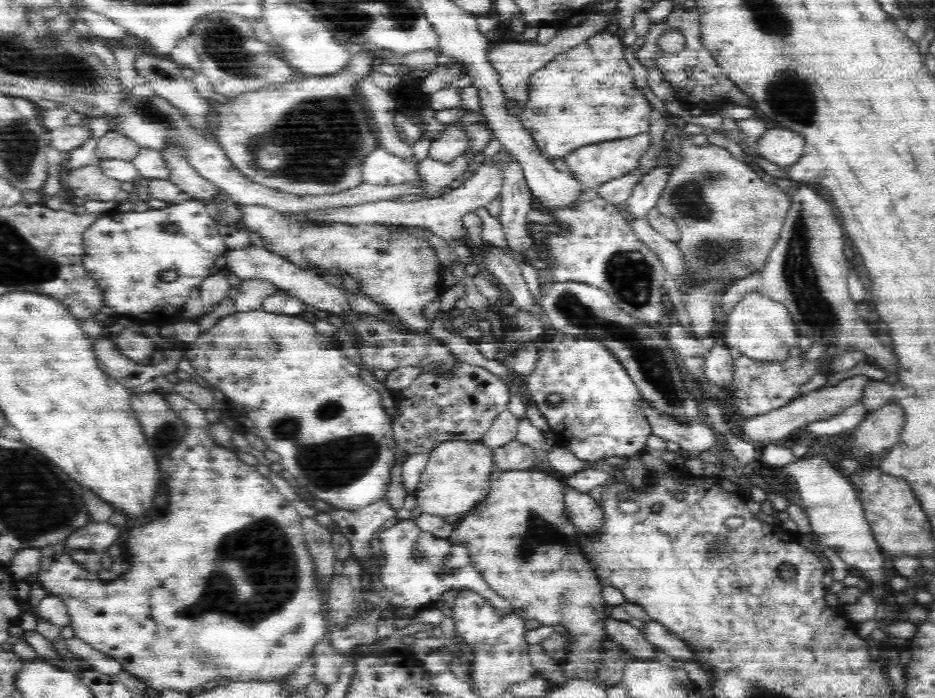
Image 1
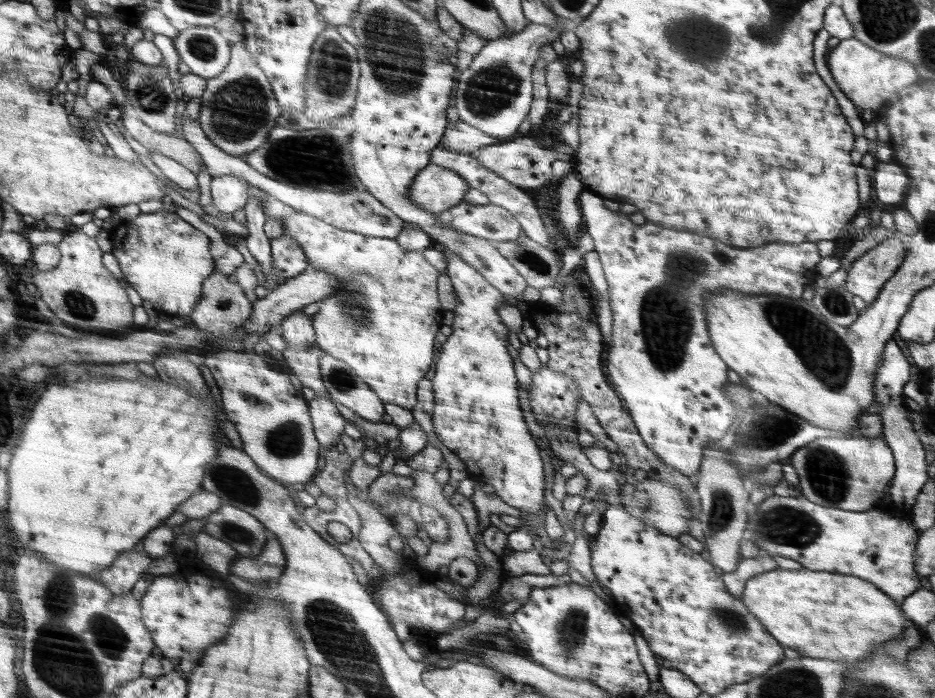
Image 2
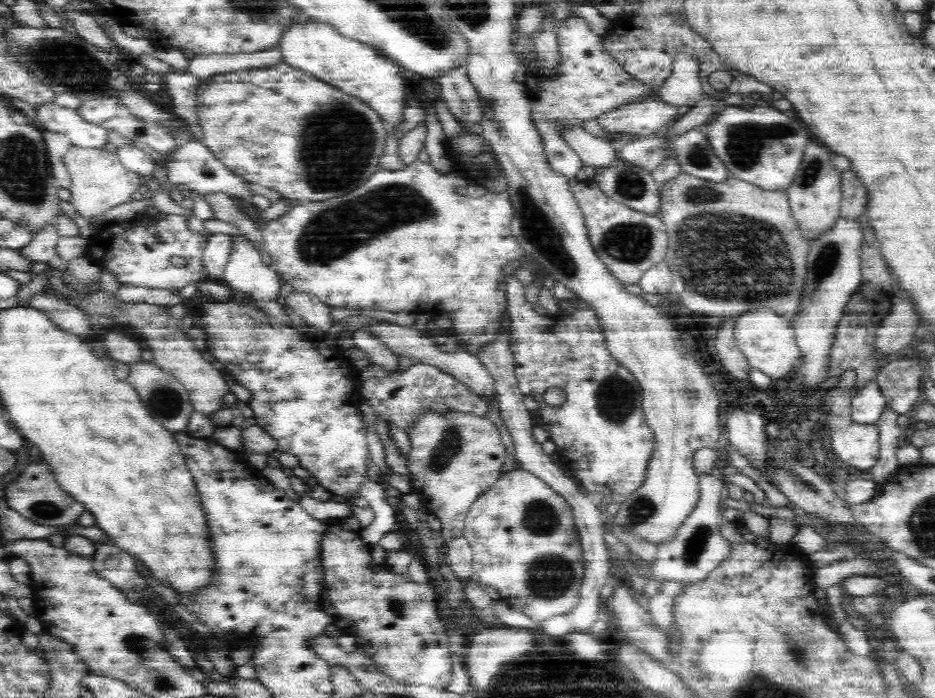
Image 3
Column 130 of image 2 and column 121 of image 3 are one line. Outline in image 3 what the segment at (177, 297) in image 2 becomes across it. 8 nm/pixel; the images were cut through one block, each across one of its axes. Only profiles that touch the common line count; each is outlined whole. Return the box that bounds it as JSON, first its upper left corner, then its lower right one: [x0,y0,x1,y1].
[86,212,207,290]

